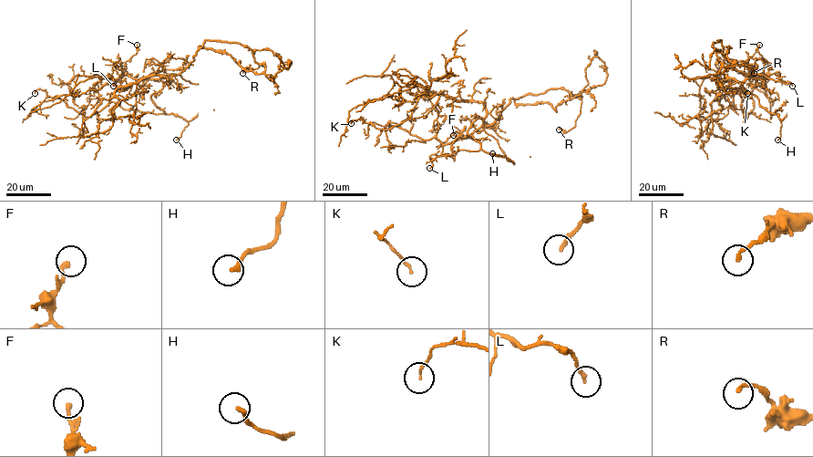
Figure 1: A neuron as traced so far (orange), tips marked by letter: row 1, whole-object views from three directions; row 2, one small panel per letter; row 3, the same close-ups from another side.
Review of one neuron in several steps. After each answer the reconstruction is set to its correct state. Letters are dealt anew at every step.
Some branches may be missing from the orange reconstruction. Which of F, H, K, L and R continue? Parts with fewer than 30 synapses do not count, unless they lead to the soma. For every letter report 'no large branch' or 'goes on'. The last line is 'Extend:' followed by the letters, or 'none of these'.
F: no large branch
H: no large branch
K: no large branch
L: no large branch
R: no large branch
Extend: none of these

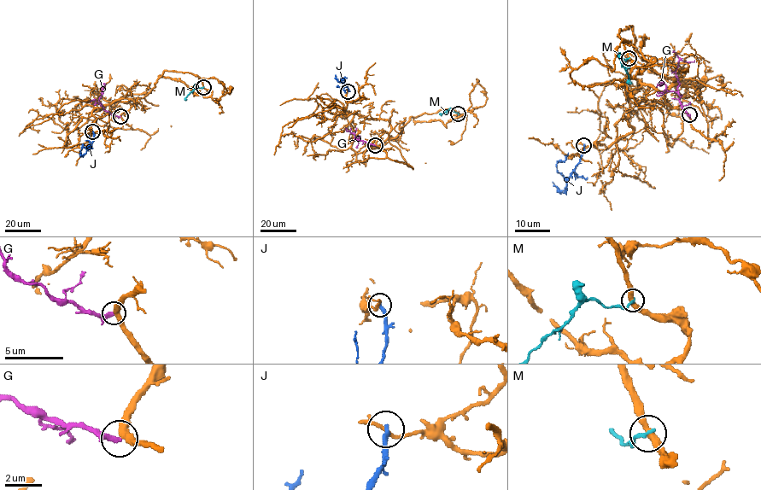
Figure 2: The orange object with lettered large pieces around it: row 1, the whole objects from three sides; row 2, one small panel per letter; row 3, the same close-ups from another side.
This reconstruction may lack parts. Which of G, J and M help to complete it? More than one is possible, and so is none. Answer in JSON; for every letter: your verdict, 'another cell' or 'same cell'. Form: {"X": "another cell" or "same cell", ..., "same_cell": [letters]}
{"G": "another cell", "J": "another cell", "M": "another cell", "same_cell": []}

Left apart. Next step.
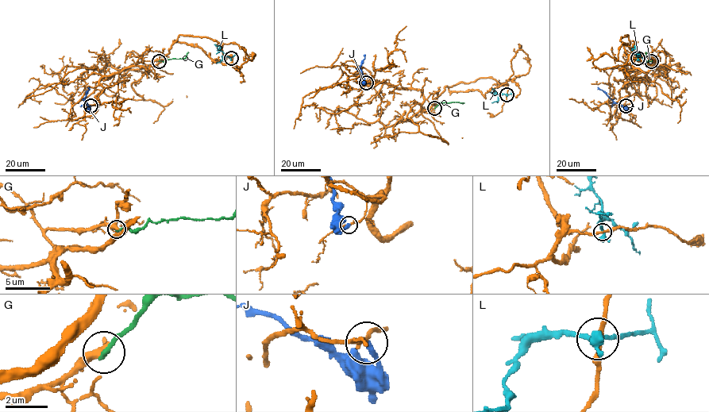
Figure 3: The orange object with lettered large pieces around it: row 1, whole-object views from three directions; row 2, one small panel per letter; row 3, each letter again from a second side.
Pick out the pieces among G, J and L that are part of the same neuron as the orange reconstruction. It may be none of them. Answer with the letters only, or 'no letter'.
no letter

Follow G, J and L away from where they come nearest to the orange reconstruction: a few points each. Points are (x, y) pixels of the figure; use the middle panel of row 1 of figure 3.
G: (434, 108), (440, 102), (464, 102)
J: (366, 82), (364, 83), (360, 69), (364, 55)
L: (506, 94), (499, 95), (498, 101), (491, 102)

